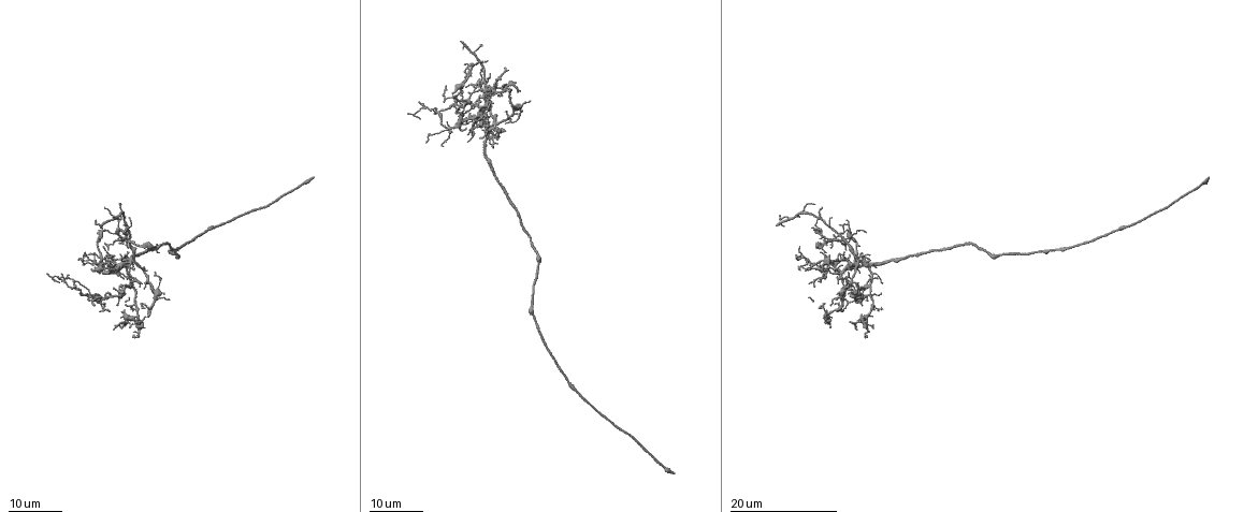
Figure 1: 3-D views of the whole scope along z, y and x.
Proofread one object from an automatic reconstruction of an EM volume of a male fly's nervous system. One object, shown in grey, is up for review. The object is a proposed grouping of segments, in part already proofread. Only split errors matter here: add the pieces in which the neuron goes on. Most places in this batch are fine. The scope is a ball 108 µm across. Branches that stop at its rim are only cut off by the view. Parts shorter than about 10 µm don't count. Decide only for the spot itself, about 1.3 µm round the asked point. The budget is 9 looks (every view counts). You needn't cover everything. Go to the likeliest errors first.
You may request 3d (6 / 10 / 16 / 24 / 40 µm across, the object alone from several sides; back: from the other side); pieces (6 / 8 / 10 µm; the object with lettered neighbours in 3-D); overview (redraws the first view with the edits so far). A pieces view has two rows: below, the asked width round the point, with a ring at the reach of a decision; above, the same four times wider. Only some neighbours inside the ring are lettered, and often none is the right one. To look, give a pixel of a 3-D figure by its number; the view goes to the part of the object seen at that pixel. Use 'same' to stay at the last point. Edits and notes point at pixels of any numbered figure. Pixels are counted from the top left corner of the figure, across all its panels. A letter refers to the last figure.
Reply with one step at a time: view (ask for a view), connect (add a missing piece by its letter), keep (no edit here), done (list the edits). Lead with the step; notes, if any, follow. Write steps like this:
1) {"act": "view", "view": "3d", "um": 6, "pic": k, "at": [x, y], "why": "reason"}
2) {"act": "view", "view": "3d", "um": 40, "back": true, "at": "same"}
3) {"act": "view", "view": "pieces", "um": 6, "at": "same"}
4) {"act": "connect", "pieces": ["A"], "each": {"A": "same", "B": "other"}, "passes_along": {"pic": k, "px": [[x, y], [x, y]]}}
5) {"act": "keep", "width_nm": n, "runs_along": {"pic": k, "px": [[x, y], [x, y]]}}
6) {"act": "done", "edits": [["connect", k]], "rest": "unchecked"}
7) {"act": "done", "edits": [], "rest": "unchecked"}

{"act": "view", "view": "3d", "um": 24, "pic": 1, "at": [74, 280], "why": "an open end"}

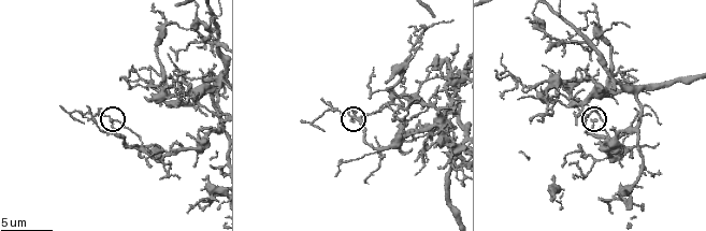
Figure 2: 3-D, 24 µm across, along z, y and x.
{"act": "view", "view": "pieces", "um": 8, "pic": 2, "at": [109, 120]}

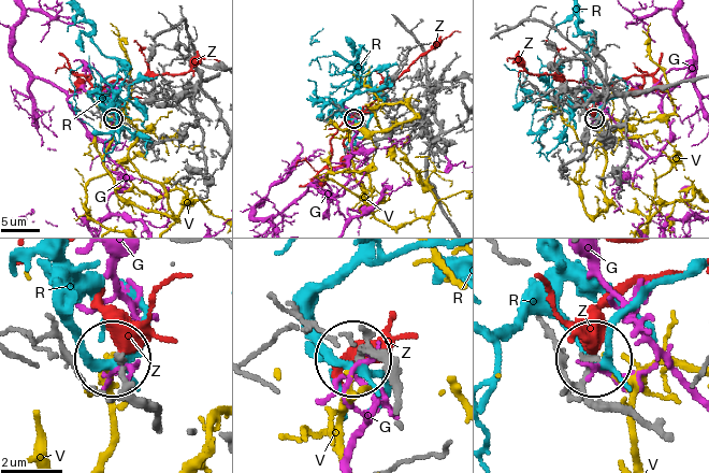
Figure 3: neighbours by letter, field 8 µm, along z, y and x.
{"act": "keep", "each": {"G": "other", "R": "other", "V": "other", "Z": "other"}, "found": "no lettered piece goes on from it"}

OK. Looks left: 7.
{"act": "view", "view": "pieces", "um": 10, "pic": 2, "at": [574, 125], "why": "tapers out"}

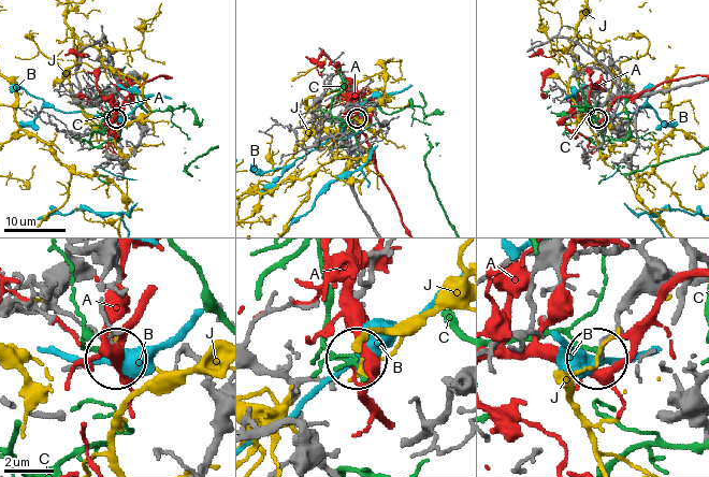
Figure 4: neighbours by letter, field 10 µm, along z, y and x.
{"act": "keep", "each": {"A": "other", "B": "other", "C": "other", "J": "other"}, "found": "no lettered piece goes on from it"}

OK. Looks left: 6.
{"act": "view", "view": "pieces", "um": 8, "pic": 2, "at": [394, 119], "why": "branch stops here"}

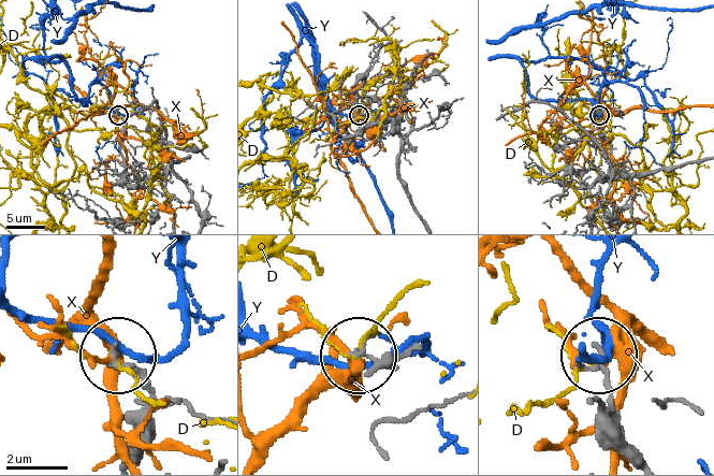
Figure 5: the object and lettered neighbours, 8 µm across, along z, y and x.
{"act": "keep", "width_nm": 180, "each": {"D": "other", "X": "other", "Y": "other"}, "found": "no lettered piece goes on from it"}

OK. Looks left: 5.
{"act": "view", "view": "3d", "um": 16, "pic": 1, "at": [848, 274], "why": "an open end"}

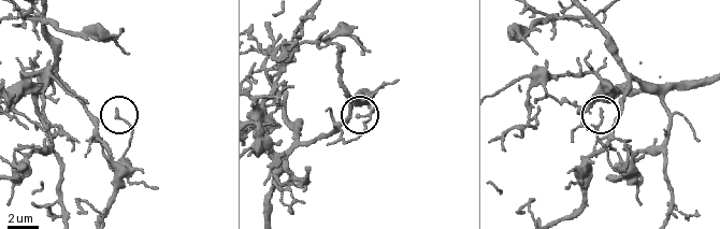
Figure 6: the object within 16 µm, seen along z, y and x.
{"act": "view", "view": "pieces", "um": 8, "pic": 6, "at": [356, 117]}

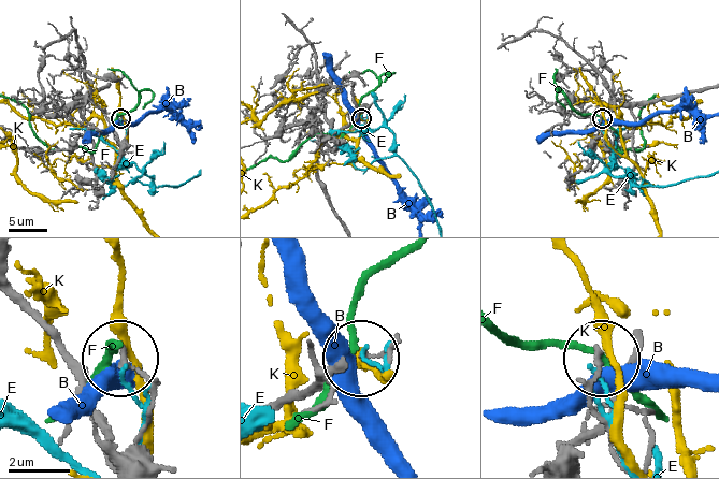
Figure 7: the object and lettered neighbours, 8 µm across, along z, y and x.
{"act": "keep", "width_nm": 190, "each": {"B": "other", "E": "other", "F": "other", "K": "other"}, "found": "none of them fits"}

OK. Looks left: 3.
{"act": "done", "edits": [], "rest": "unchecked"}

